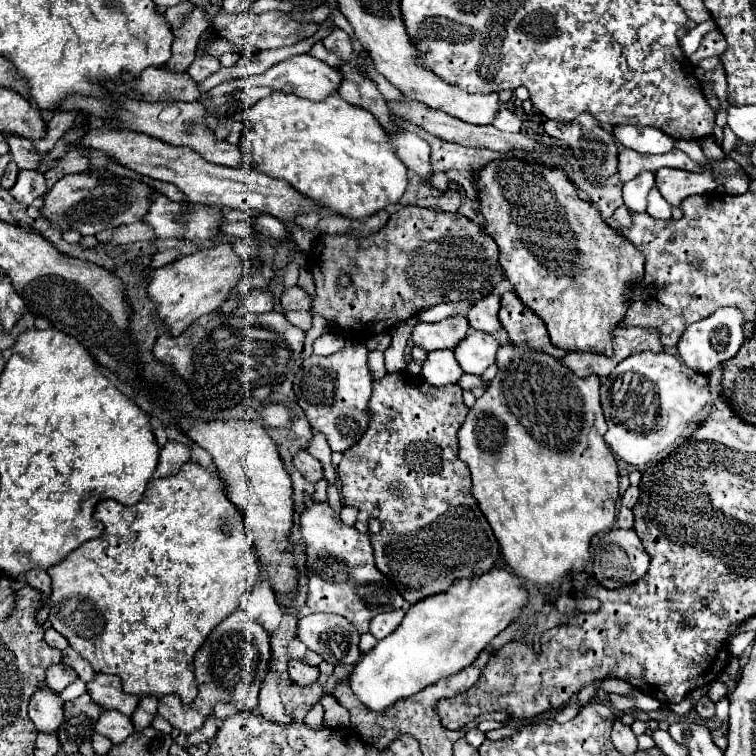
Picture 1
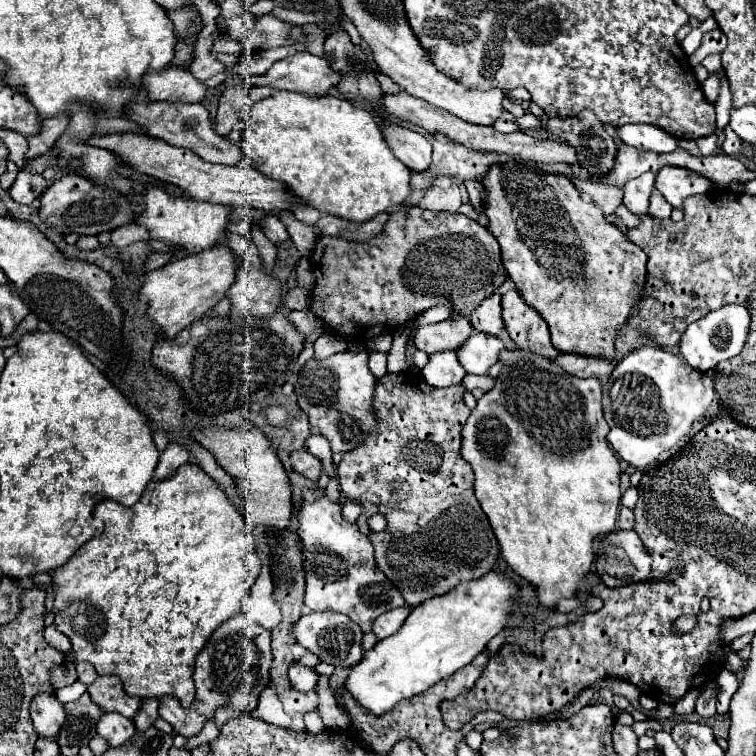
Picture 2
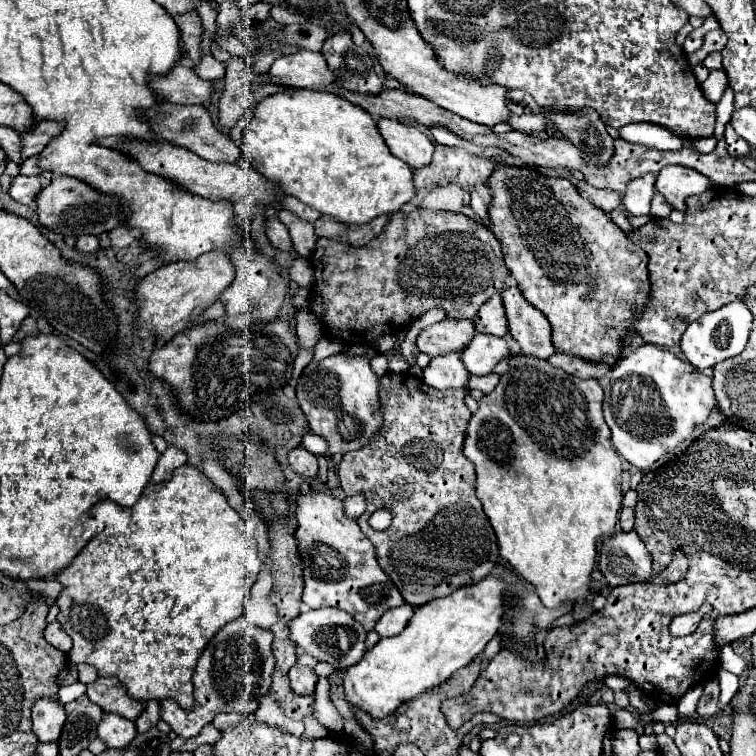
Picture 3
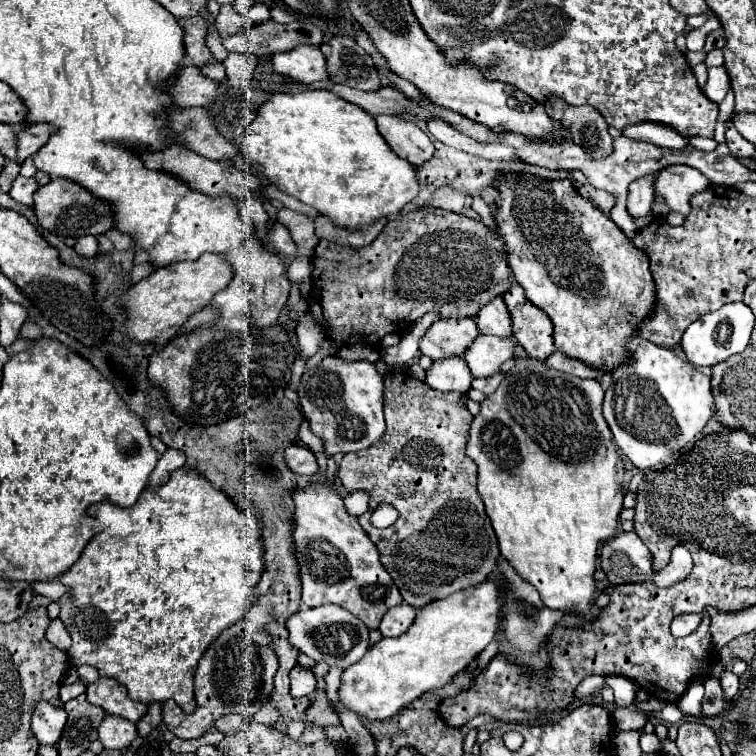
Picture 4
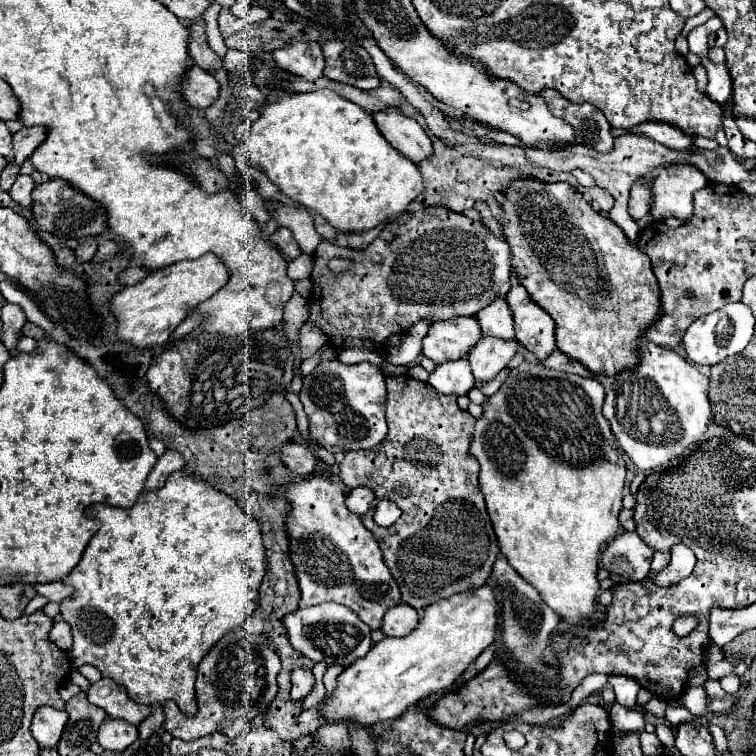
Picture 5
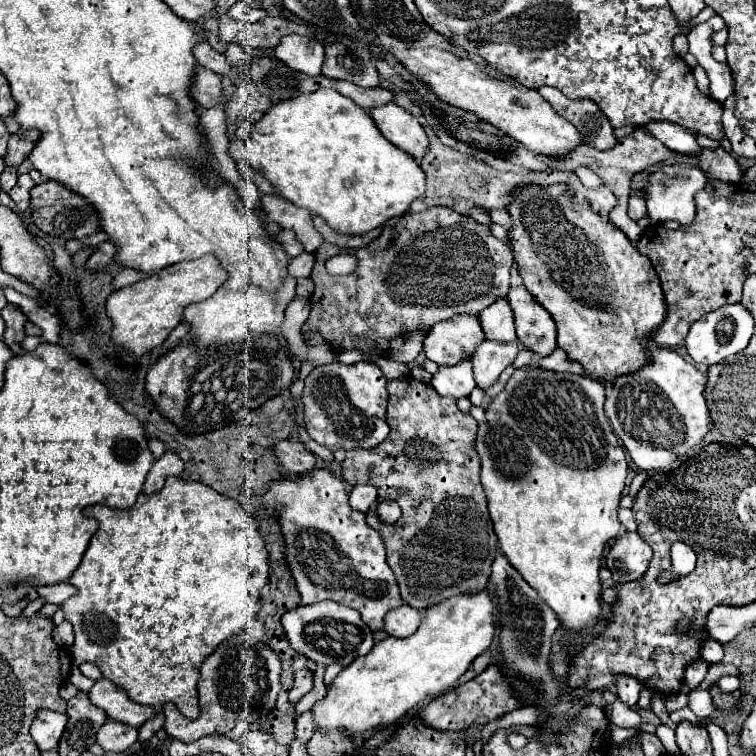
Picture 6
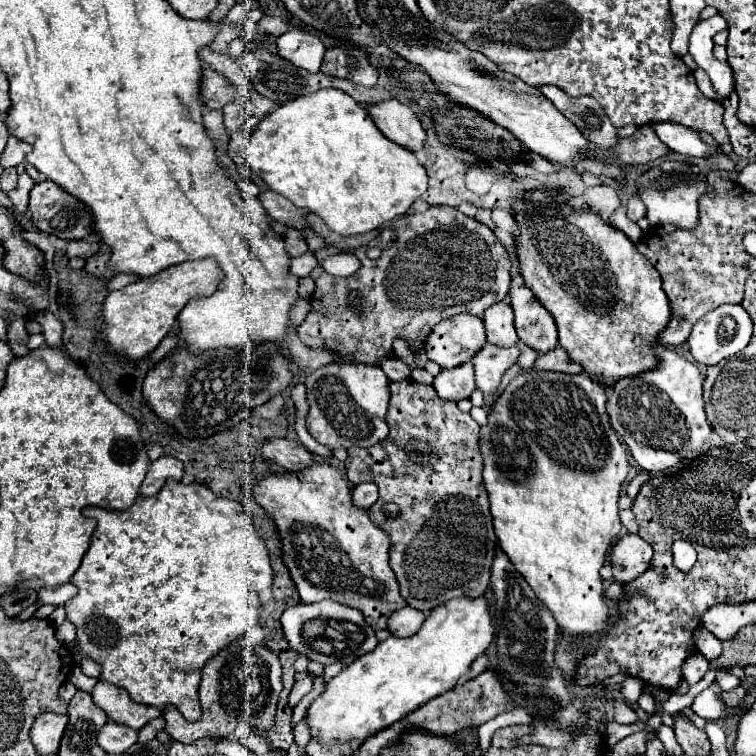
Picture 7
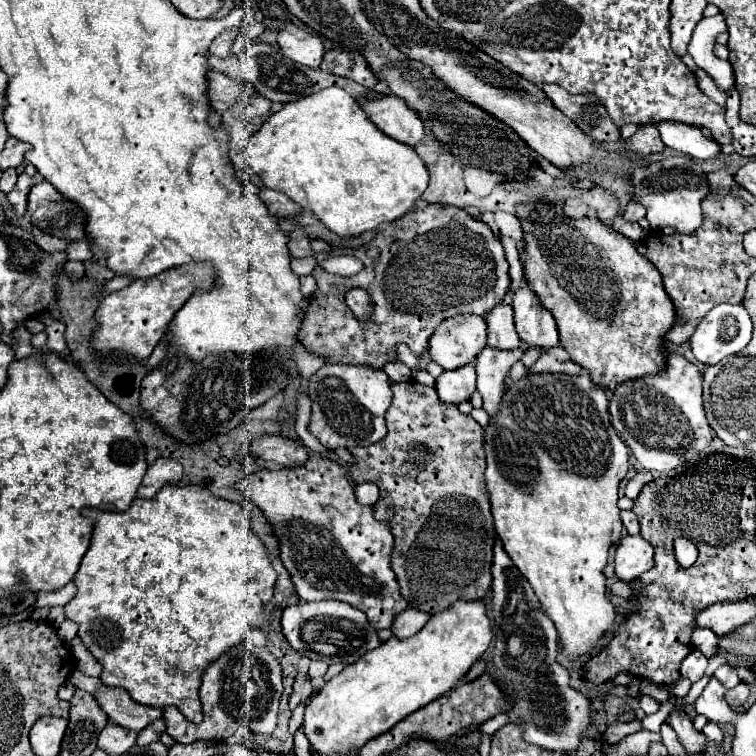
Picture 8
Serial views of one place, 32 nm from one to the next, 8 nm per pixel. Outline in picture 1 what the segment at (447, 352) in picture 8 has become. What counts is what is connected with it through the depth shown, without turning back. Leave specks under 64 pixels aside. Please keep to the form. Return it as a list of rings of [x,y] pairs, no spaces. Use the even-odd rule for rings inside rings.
[[[450,316],[442,322],[418,322],[412,330],[412,342],[422,346],[426,352],[454,348],[464,334],[468,334],[468,320],[464,316]]]

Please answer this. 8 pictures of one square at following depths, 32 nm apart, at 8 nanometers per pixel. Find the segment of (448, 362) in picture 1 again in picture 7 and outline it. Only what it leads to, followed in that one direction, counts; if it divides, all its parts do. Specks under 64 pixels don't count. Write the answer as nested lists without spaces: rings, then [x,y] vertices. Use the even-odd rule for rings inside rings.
[[[472,362],[460,364],[456,368],[442,368],[440,374],[434,376],[432,386],[436,388],[438,396],[444,400],[458,402],[462,398],[470,398],[472,390],[476,388]]]

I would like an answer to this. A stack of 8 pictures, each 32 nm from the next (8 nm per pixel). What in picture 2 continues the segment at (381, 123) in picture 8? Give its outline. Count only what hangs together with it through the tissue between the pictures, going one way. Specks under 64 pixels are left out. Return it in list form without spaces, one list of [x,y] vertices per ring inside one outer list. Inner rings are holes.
[[[392,122],[382,124],[382,132],[384,132],[386,142],[392,148],[394,156],[400,158],[410,170],[414,170],[414,172],[428,170],[432,146],[422,134],[412,132],[408,128],[402,128]]]

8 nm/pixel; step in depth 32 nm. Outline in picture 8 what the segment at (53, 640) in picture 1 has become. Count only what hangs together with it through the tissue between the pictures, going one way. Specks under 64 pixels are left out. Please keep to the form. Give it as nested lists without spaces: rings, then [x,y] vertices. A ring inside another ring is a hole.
[[[64,620],[60,626],[58,626],[58,638],[64,640],[64,642],[70,642],[78,632],[78,626],[72,622],[72,620]]]

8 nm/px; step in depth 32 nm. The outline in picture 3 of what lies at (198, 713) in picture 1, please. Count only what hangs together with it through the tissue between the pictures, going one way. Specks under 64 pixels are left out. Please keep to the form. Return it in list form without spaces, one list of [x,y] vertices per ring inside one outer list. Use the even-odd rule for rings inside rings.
[[[240,616],[228,622],[224,628],[220,628],[216,636],[208,642],[194,670],[194,706],[190,710],[182,710],[180,704],[176,704],[176,700],[166,698],[160,702],[162,720],[166,720],[178,736],[182,738],[198,736],[204,724],[212,722],[214,716],[222,710],[242,712],[246,716],[256,712],[260,696],[268,692],[272,684],[274,656],[266,640],[244,640],[252,630],[264,630],[264,628],[254,626],[244,616]]]

